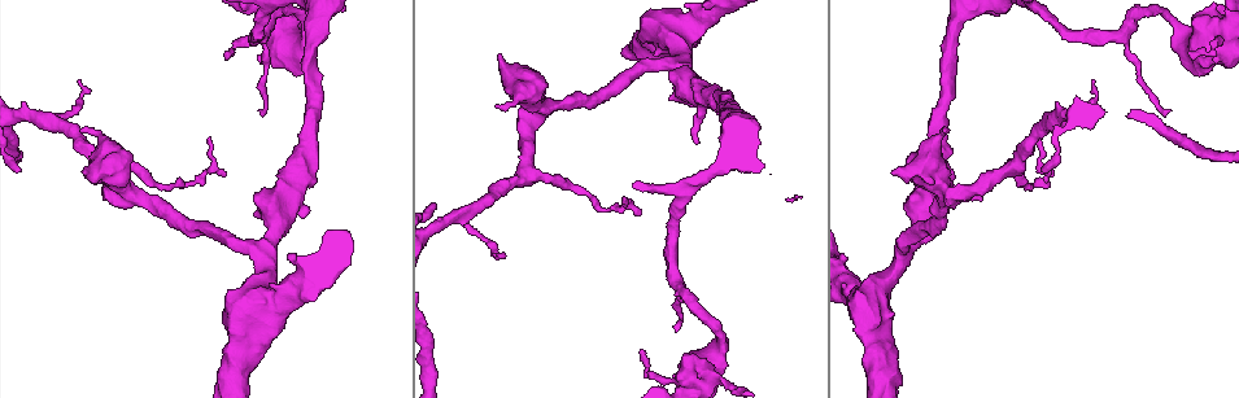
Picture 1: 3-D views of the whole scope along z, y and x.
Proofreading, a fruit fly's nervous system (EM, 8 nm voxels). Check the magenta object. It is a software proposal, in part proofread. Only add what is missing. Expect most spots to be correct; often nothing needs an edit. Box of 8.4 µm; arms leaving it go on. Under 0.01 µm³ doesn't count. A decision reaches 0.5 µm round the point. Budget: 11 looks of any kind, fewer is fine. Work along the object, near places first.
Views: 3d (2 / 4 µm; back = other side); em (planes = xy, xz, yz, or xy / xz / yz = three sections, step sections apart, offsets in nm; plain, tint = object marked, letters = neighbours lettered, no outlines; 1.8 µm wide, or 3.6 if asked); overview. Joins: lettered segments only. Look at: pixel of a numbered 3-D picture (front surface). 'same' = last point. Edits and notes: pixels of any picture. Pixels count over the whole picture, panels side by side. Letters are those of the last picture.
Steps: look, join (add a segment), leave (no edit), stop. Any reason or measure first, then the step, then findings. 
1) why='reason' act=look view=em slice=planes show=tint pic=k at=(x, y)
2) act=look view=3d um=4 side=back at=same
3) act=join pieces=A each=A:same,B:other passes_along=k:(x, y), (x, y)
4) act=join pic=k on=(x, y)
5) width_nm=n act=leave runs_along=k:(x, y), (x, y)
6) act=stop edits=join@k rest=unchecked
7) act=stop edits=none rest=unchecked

why='thick turns thin' act=look view=em um=3.6 slice=planes show=letters pic=1 at=(292, 23)

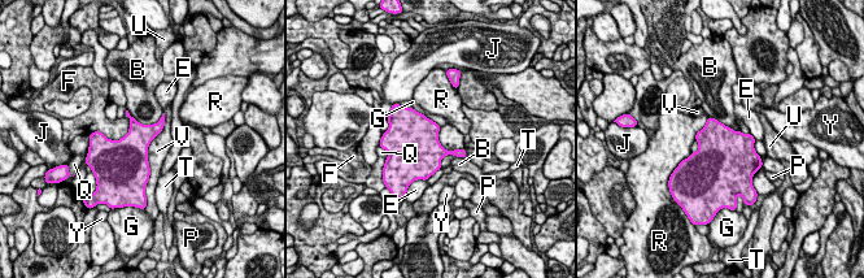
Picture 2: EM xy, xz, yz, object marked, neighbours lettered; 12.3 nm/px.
width_nm=420 act=leave each=B:other,E:other,F:other,G:other,J:other,P:other,Q:other,R:other,T:other,U:other,V:other,Y:other border=2:(164, 112), (144, 187) found='no lettered segment goes on from it'

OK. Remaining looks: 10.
act=look view=em slice=xy step=4 show=tint pic=1 at=(1168, 112)

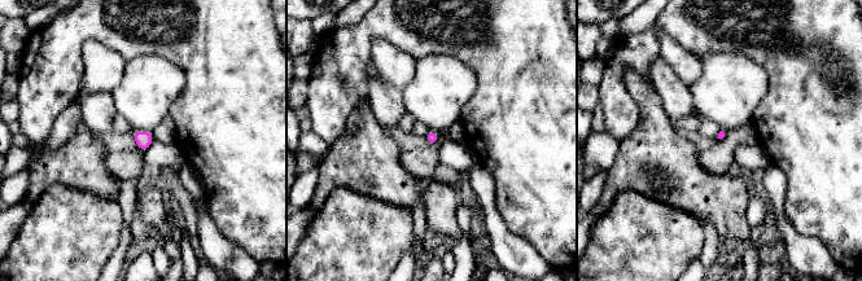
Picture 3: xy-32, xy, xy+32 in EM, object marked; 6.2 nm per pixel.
why='another direction' act=look view=em slice=planes show=letters at=same

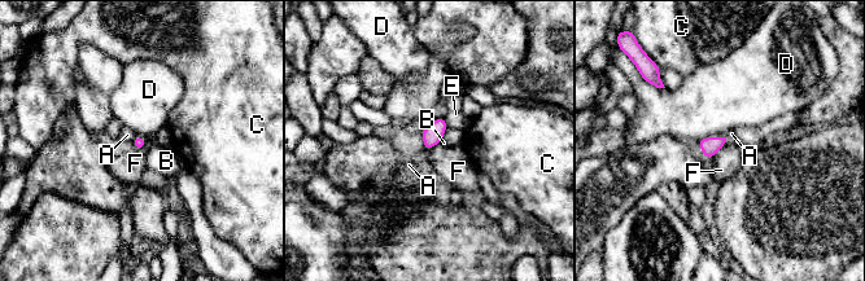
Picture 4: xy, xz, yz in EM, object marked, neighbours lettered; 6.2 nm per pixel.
longest_contact=D:200nm act=leave each=A:other,B:other,C:other,D:other,E:other,F:other border=4:(729, 139), (712, 158) found='none of them fits'

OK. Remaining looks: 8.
why='branch point' act=look view=em slice=planes show=letters pic=1 at=(1050, 123)

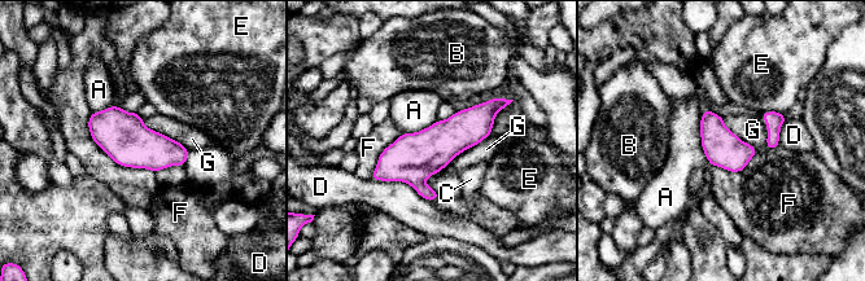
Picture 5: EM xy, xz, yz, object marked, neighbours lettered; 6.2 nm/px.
width_nm=240 longest_contact=F:550nm act=leave each=A:other,B:other,C:other,D:other,E:other,F:other,G:other found='no lettered segment goes on from it'

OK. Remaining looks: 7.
why='end of a long branch' act=look view=em slice=planes show=plain pic=1 at=(1041, 141)

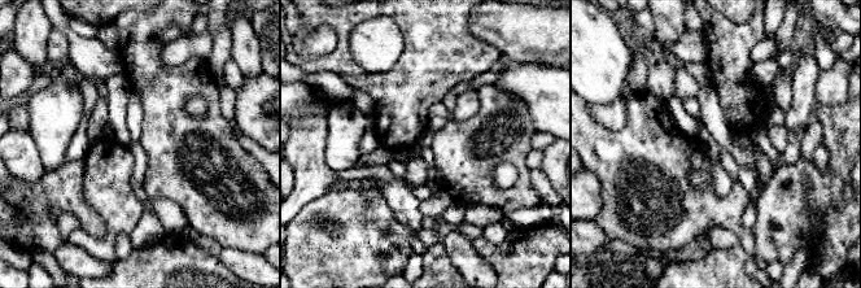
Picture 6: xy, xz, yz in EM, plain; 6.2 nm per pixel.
act=look view=em slice=planes show=letters at=same

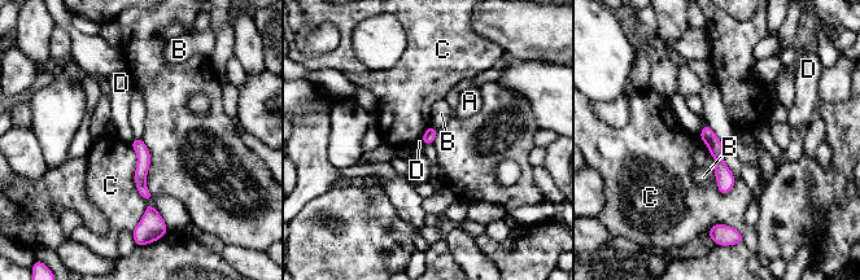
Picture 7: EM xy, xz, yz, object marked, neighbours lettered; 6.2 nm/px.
width_nm=80 act=leave each=A:other,B:other,C:other,D:other border=7:(134, 139), (130, 144) found='none of them fits'

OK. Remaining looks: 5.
act=stop edits=none rest=unchecked

